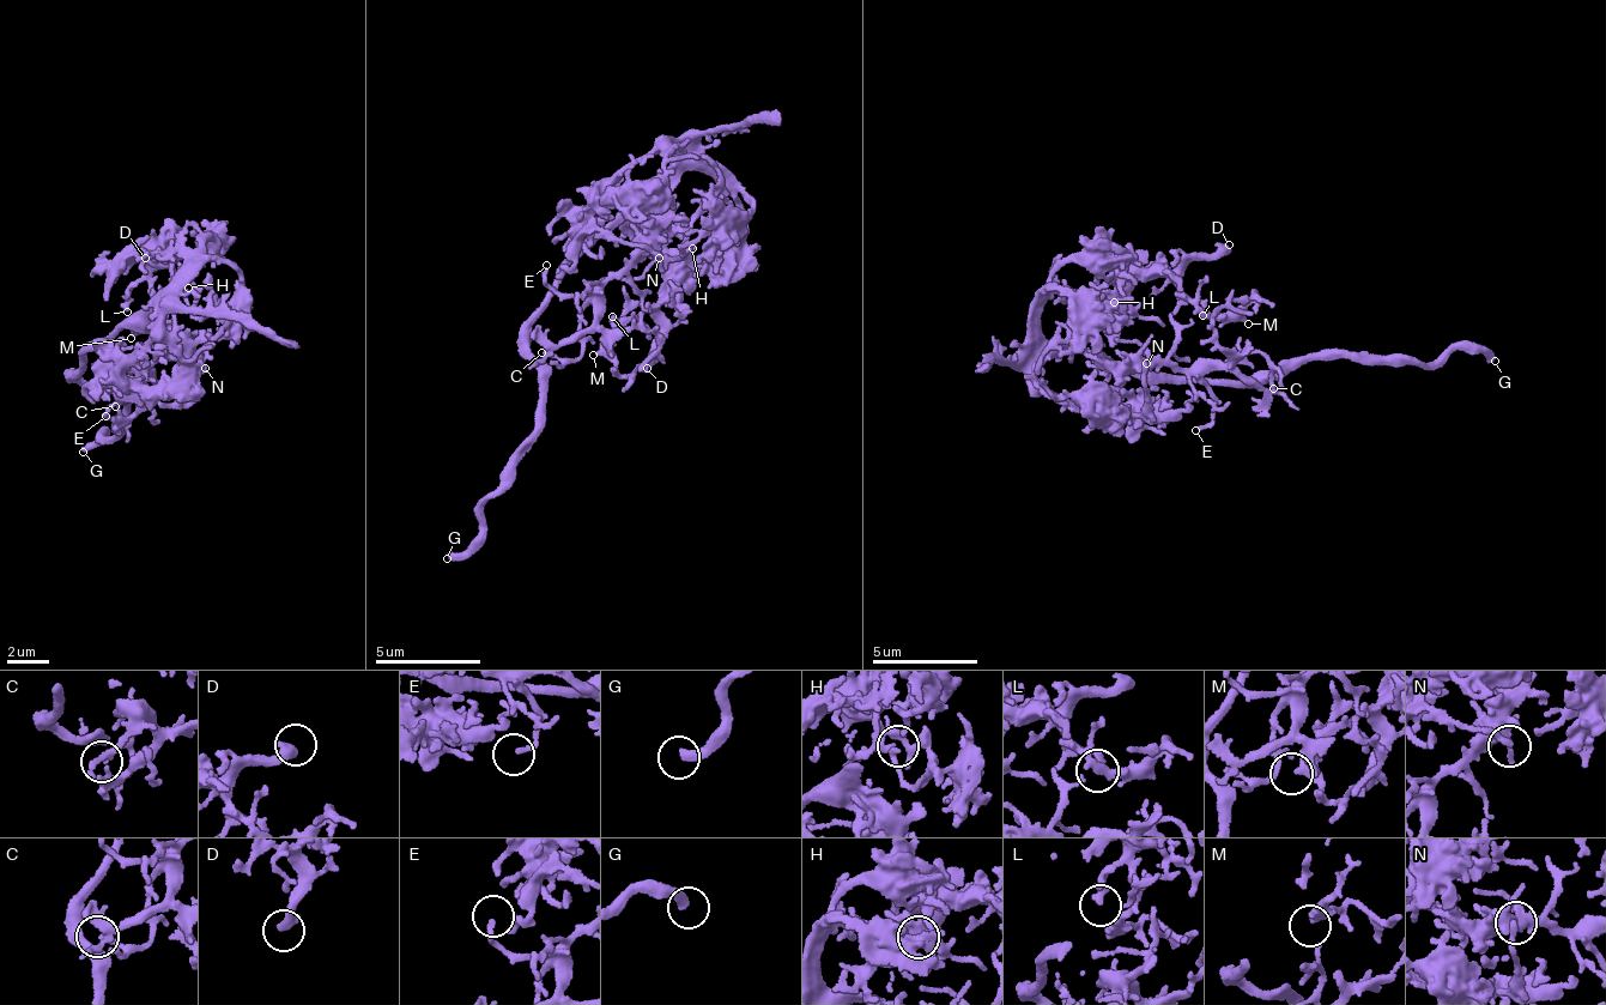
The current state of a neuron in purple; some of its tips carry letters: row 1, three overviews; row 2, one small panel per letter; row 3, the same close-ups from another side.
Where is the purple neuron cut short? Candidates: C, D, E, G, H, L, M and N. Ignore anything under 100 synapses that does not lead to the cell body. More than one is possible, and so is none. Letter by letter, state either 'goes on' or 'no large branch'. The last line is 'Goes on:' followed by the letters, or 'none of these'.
C: no large branch
D: no large branch
E: no large branch
G: goes on
H: no large branch
L: no large branch
M: no large branch
N: no large branch
Goes on: G

